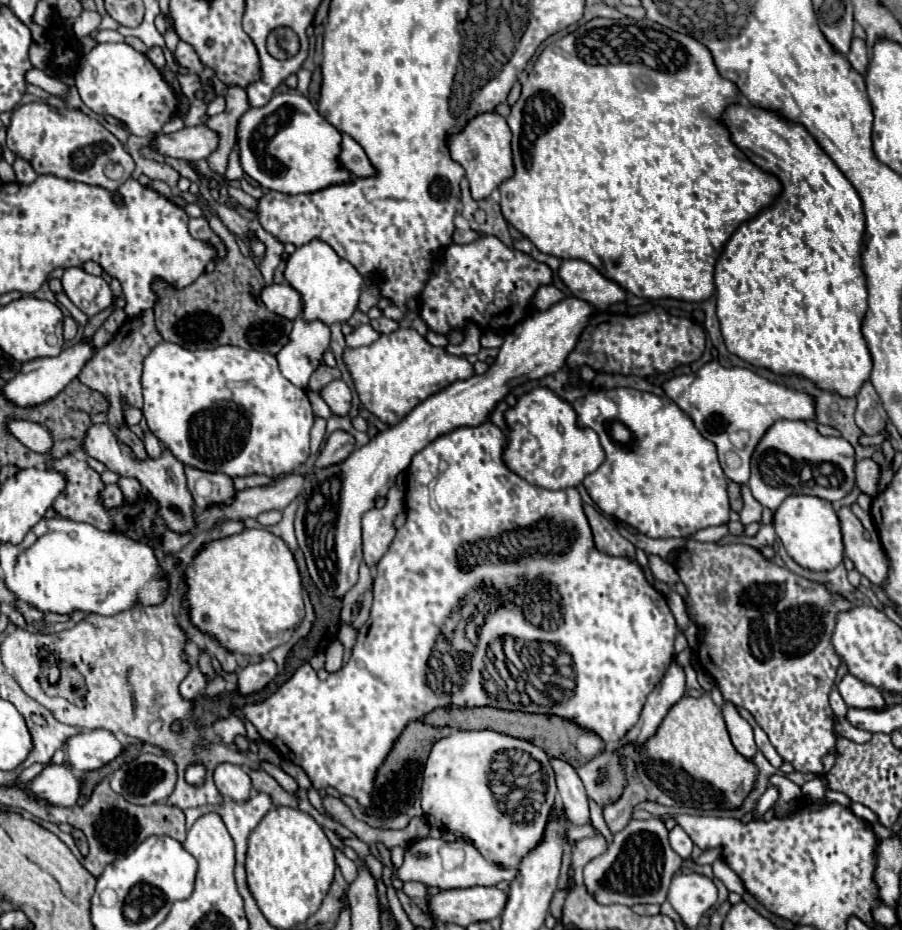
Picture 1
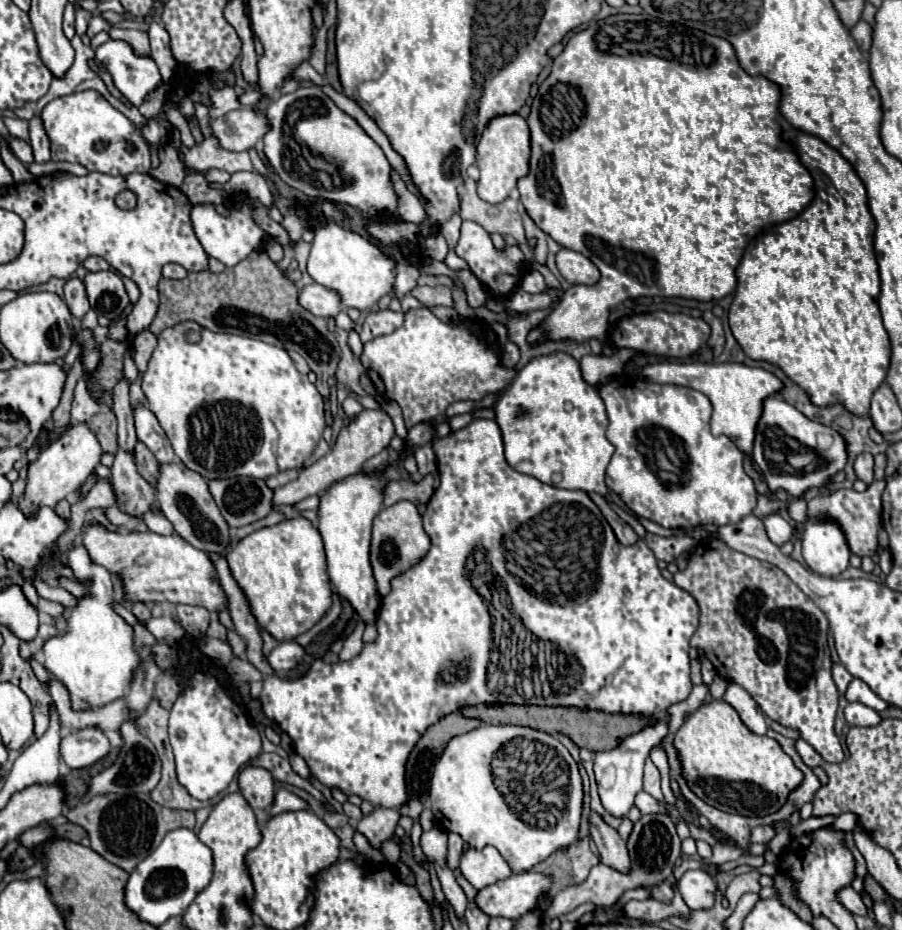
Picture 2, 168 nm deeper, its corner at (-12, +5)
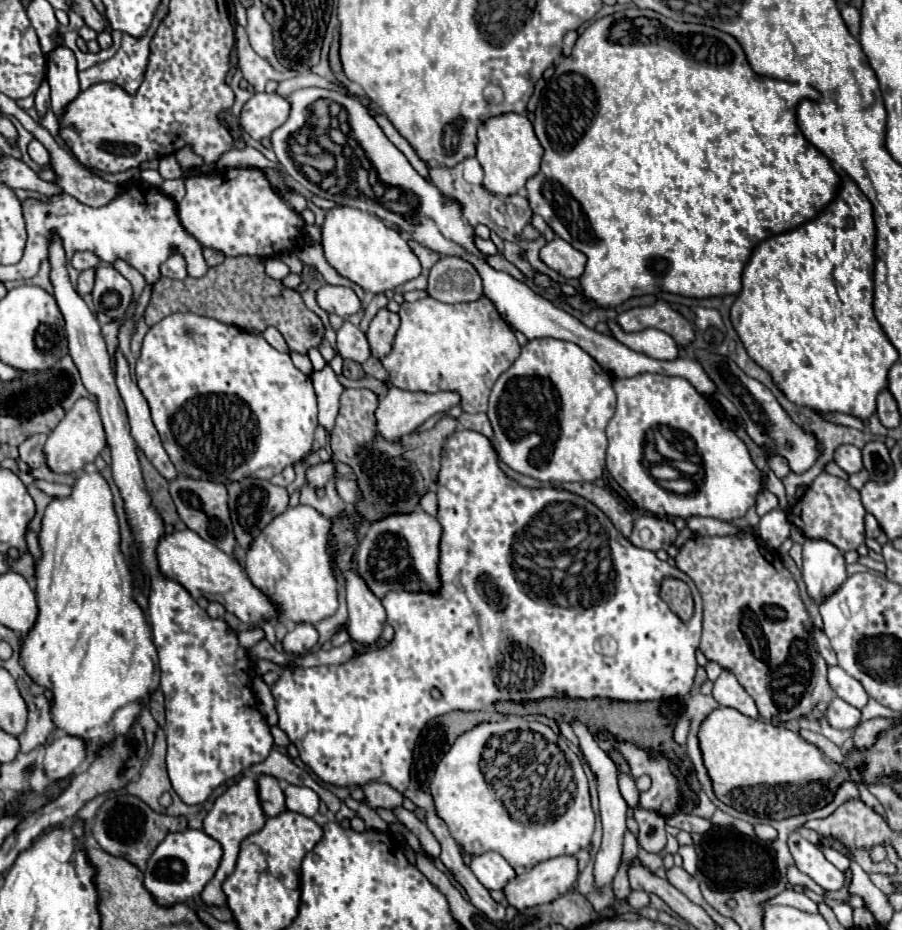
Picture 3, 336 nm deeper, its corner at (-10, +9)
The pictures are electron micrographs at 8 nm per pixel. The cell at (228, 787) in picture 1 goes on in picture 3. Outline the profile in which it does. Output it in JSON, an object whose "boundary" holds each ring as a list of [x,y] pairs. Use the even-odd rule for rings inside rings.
{"boundary":[[[269,775],[259,777],[259,797],[261,797],[261,807],[267,817],[275,817],[287,809],[285,795],[275,777],[269,777]]]}

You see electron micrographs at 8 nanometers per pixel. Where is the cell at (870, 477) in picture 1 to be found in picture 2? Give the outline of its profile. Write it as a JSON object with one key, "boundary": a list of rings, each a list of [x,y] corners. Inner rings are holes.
{"boundary":[[[861,453],[857,459],[855,459],[855,473],[861,481],[865,481],[867,485],[875,481],[873,477],[873,455],[869,453]]]}

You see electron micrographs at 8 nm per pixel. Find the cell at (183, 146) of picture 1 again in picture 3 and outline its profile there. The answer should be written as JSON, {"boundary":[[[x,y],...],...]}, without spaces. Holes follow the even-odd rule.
{"boundary":[[[255,93],[245,103],[239,121],[253,139],[263,139],[287,121],[289,111],[291,105],[287,103],[287,97],[279,93]]]}

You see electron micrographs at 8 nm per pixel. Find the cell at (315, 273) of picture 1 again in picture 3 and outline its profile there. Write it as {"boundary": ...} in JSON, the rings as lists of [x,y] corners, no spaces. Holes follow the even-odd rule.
{"boundary":[[[337,205],[327,211],[323,223],[325,259],[347,279],[371,293],[385,293],[421,275],[421,263],[407,239],[383,219],[353,207]]]}

